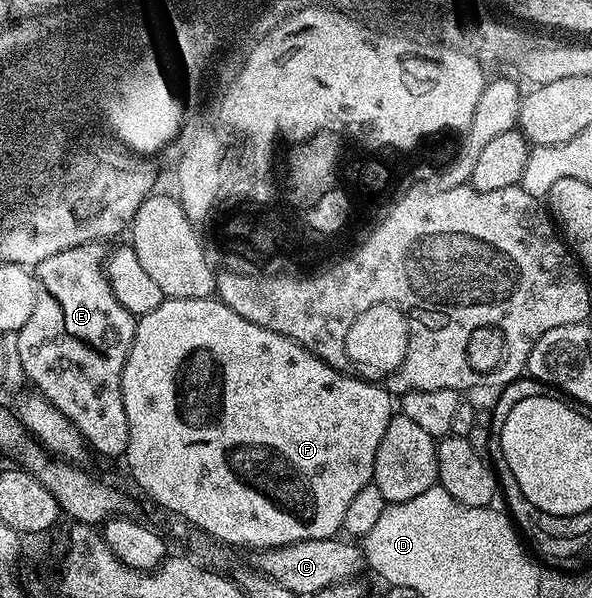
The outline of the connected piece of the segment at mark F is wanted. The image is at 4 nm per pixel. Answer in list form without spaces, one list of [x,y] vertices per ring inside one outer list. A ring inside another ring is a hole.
[[[214,296],[202,297],[201,299],[177,299],[176,297],[165,299],[156,309],[142,314],[135,323],[135,338],[131,344],[131,350],[127,356],[127,362],[123,368],[123,406],[125,407],[125,415],[129,423],[129,447],[125,454],[125,462],[131,468],[131,477],[160,505],[163,509],[168,509],[168,514],[183,517],[190,525],[197,526],[201,532],[207,534],[208,537],[216,542],[222,543],[227,547],[236,547],[240,545],[243,549],[255,549],[254,551],[262,551],[265,549],[276,549],[282,545],[292,545],[293,543],[301,543],[309,539],[325,539],[326,537],[336,536],[342,530],[343,520],[345,519],[345,511],[349,508],[349,503],[353,503],[354,496],[357,491],[361,491],[361,487],[372,484],[373,481],[373,463],[377,455],[377,447],[381,447],[381,439],[385,436],[385,427],[389,427],[393,416],[391,410],[392,394],[382,389],[380,385],[373,384],[372,381],[363,381],[360,377],[351,377],[347,373],[343,373],[339,369],[335,369],[327,364],[320,357],[317,357],[298,345],[296,341],[289,339],[283,335],[277,335],[275,331],[269,331],[265,327],[257,327],[257,323],[249,323],[249,319],[245,319],[241,315],[237,315],[237,311],[230,309],[226,303],[216,299]]]

